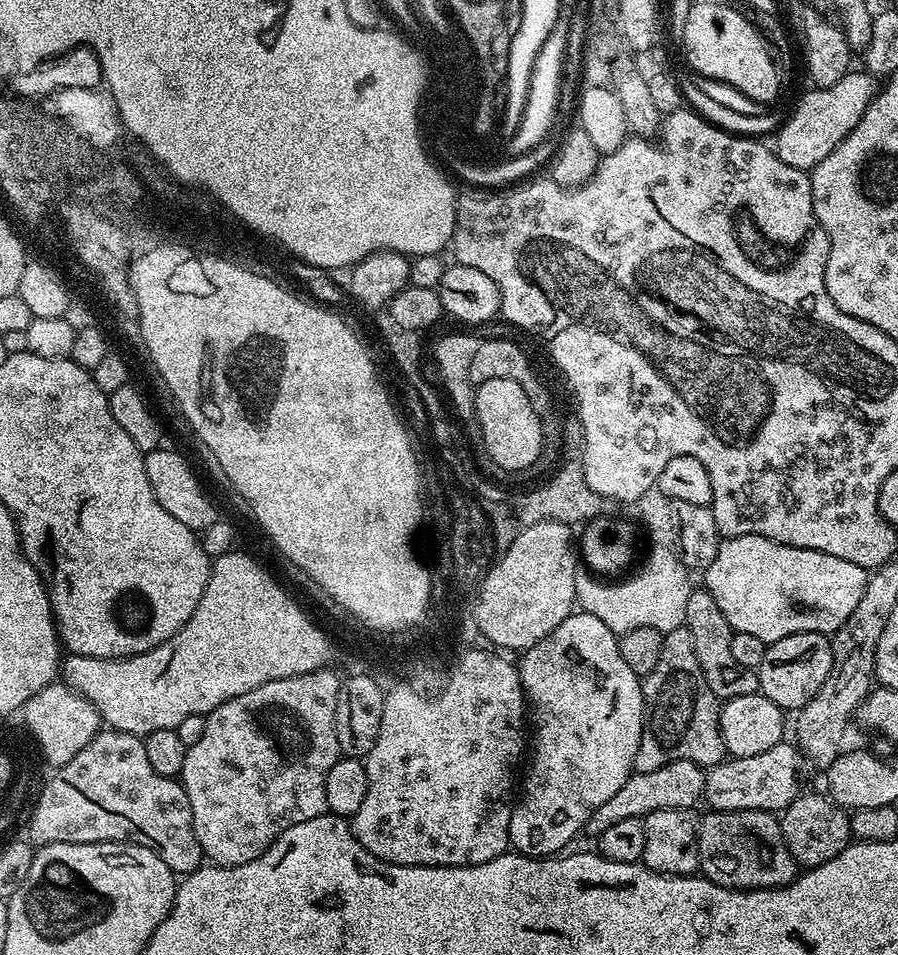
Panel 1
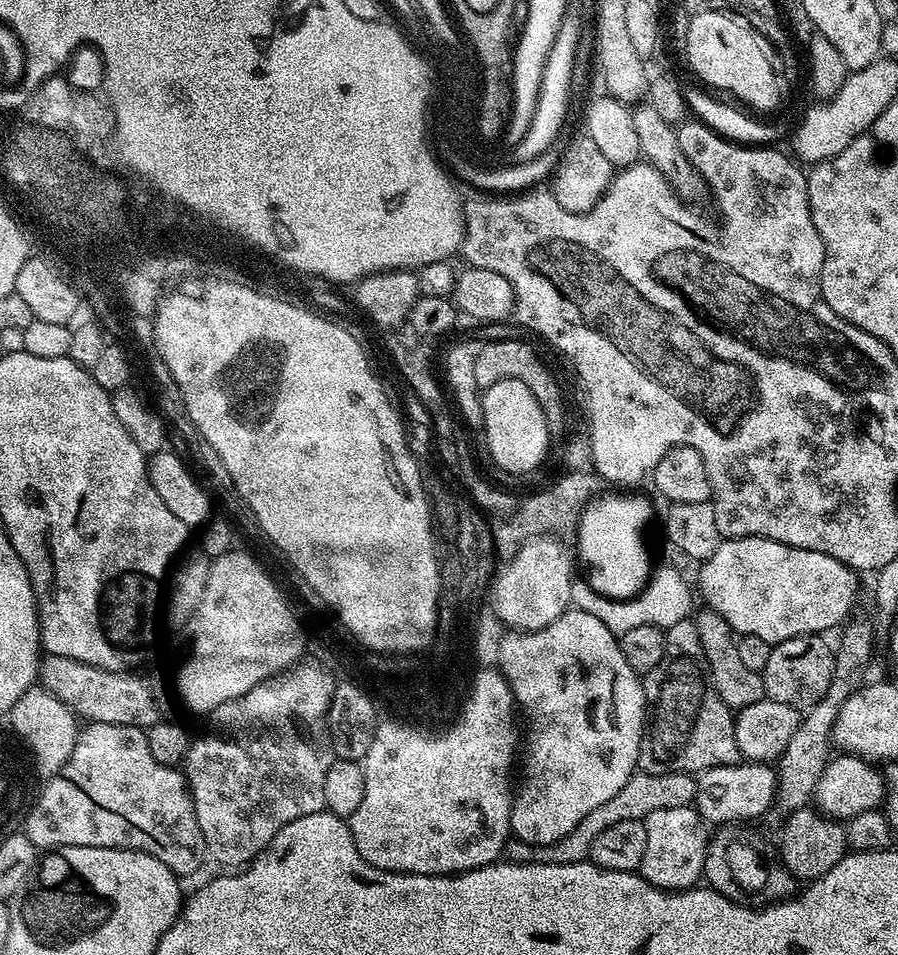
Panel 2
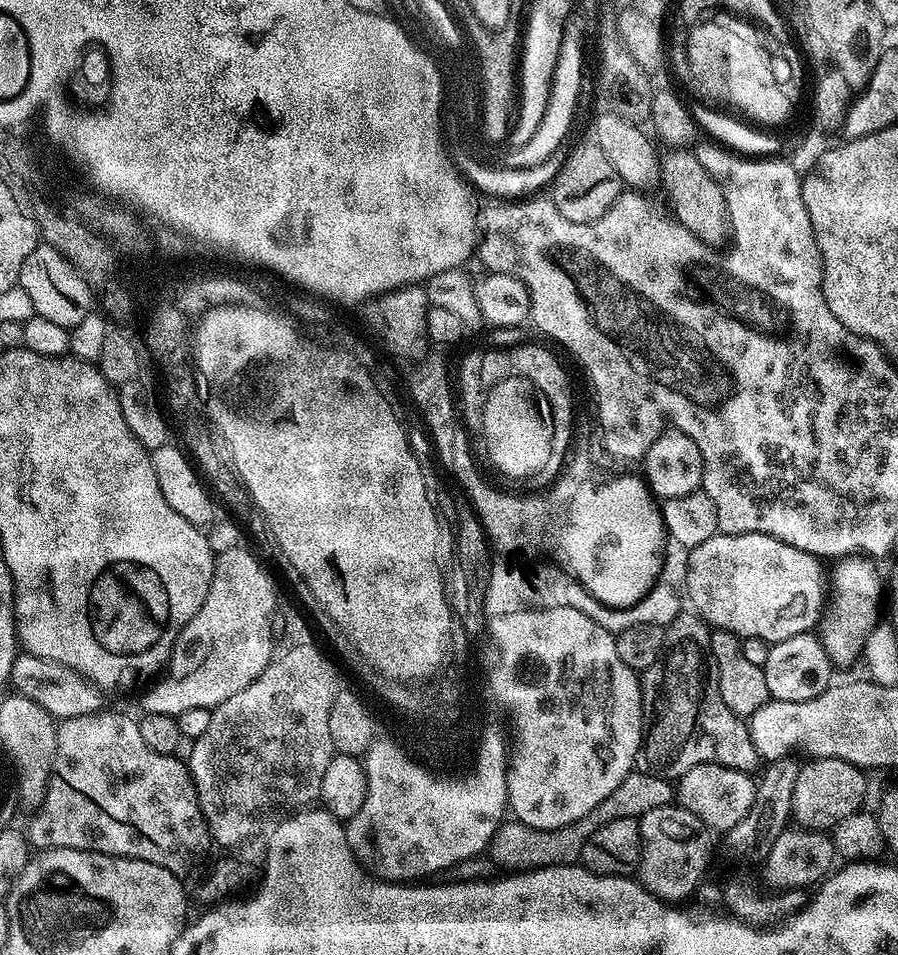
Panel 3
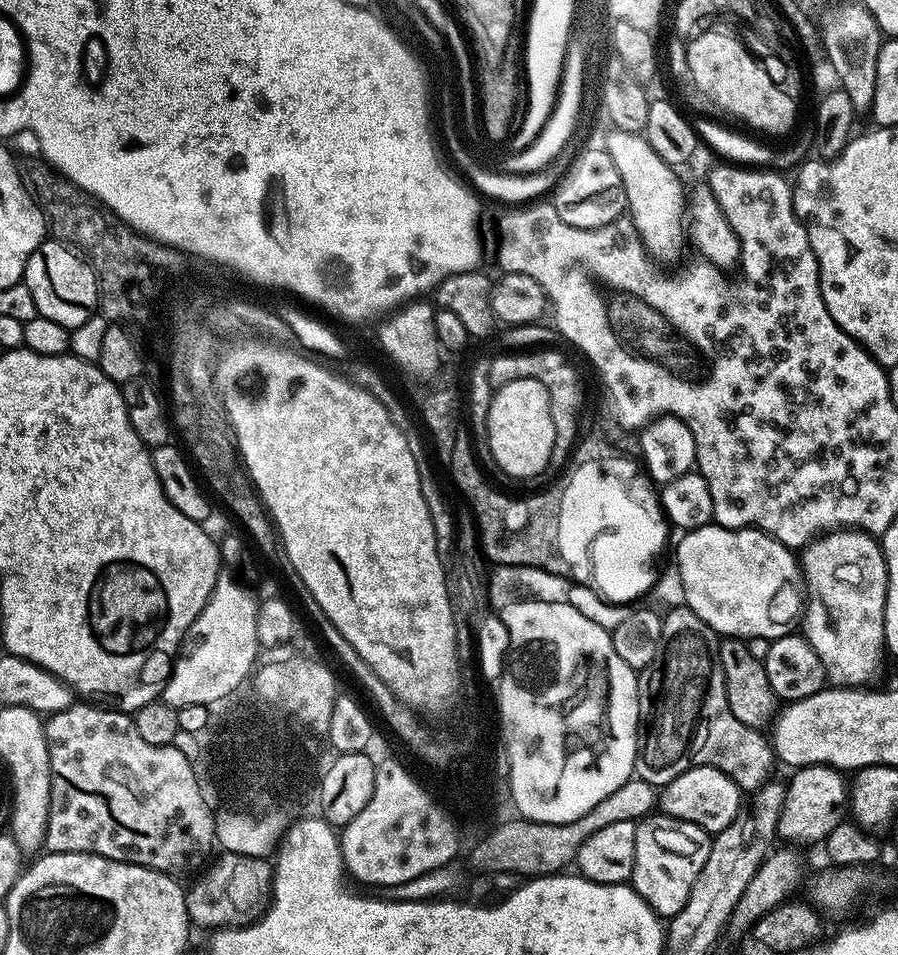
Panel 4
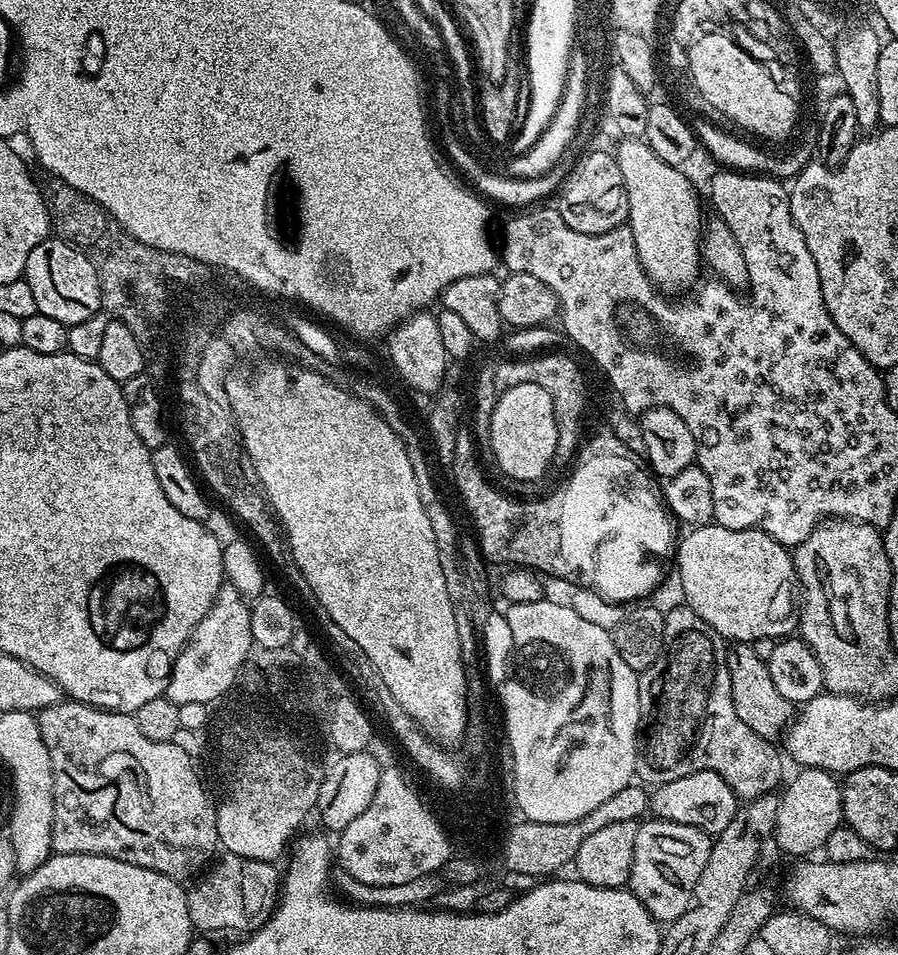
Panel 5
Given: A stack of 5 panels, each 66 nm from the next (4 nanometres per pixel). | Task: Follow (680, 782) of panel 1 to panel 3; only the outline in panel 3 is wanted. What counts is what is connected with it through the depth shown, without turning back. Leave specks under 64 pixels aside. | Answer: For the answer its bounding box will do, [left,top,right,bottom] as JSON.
[487,770,673,872]

